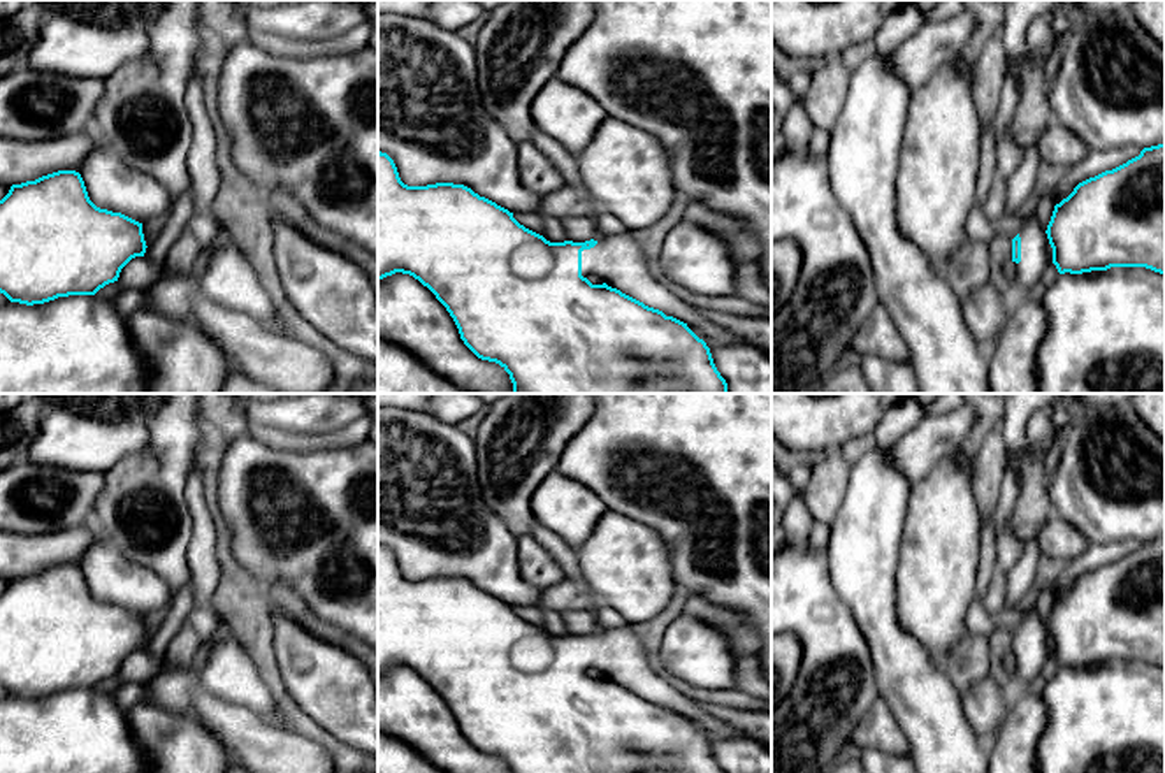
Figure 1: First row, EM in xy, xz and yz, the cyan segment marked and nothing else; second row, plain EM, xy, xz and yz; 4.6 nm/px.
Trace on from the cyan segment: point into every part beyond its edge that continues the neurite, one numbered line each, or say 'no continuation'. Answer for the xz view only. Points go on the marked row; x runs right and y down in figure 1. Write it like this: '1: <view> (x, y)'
1: xz (619, 260)

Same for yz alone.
1: yz (1035, 253)

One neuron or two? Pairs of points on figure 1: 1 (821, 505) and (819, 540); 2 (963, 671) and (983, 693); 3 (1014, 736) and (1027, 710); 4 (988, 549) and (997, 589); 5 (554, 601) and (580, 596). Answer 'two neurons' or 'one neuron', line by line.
1: two neurons
2: two neurons
3: one neuron
4: two neurons
5: one neuron

